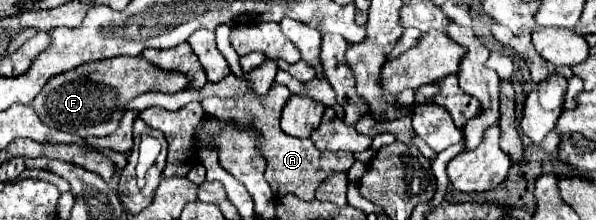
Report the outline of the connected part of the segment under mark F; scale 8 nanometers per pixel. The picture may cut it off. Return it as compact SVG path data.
M125 55L125 57L91 61L67 73L51 77L45 89L39 93L39 97L33 99L33 109L37 109L41 121L45 121L45 125L49 127L71 131L81 137L107 137L119 127L125 115L125 105L133 97L149 91L177 93L187 87L189 79L183 73L163 71L161 67L149 63L143 55L137 57Z

